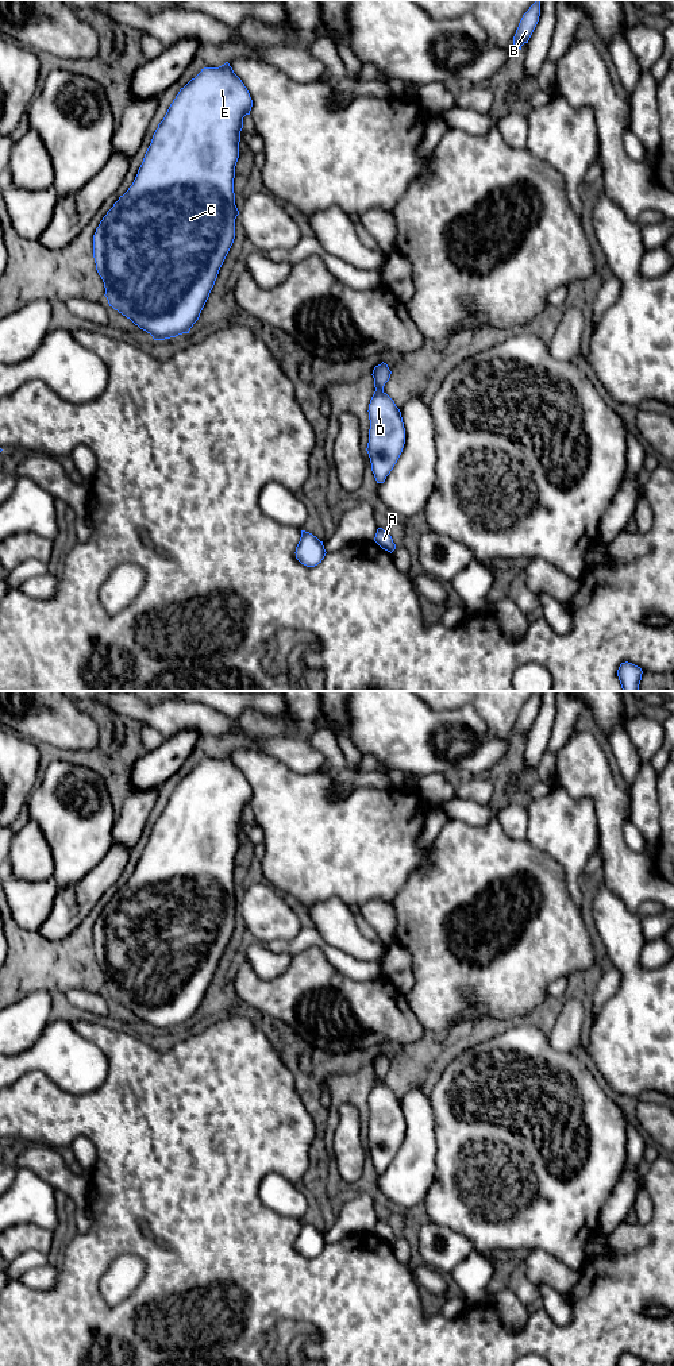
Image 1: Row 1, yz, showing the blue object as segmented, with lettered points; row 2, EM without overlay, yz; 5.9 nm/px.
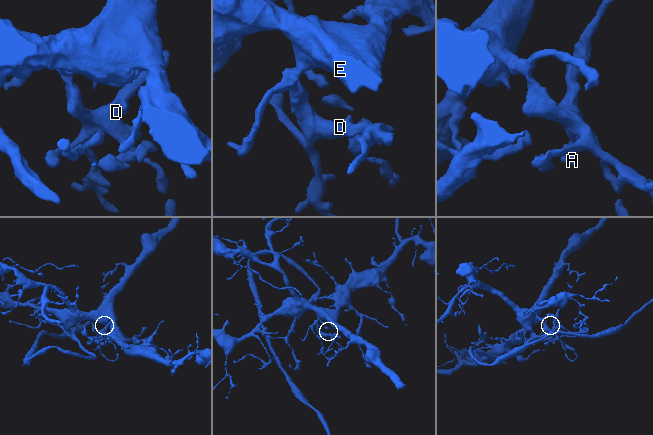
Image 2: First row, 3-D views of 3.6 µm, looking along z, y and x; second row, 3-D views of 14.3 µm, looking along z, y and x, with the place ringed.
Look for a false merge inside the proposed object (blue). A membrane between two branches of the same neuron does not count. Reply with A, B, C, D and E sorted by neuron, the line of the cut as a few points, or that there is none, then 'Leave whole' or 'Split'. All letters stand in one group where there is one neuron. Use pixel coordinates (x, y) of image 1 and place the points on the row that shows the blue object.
Groups: A B C D E. No split. Leave whole

